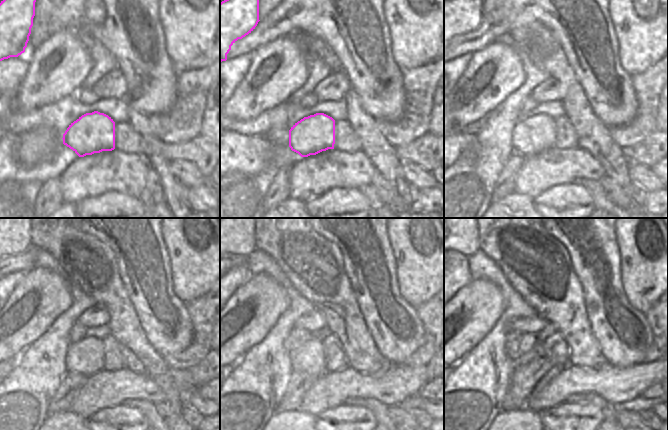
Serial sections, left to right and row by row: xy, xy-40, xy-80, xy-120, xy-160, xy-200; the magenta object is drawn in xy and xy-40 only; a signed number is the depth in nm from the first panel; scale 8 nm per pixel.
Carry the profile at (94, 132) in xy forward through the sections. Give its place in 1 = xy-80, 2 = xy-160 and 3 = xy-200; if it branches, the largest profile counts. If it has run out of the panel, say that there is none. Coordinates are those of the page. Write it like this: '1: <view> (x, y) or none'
1: xy-80 (535, 134)
2: xy-160 (309, 358)
3: xy-200 (536, 352)

